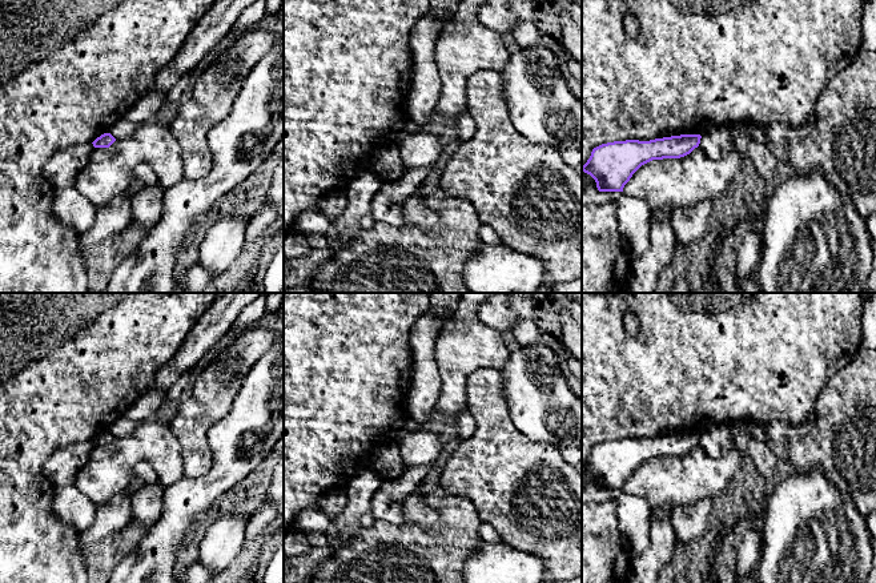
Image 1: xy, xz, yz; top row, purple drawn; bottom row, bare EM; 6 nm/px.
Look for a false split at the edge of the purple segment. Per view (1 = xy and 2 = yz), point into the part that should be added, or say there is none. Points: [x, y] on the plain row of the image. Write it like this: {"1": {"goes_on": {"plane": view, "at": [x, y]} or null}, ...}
{"1": {"goes_on": null}, "2": {"goes_on": null}}

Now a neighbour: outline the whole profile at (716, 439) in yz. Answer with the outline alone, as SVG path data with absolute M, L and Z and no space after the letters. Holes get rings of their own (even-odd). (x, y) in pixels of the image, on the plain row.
M727 423L710 425L702 433L699 443L712 458L722 458L734 449L732 434Z

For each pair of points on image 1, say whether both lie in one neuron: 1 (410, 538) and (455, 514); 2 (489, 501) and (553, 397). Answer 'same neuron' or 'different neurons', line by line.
1: same neuron
2: different neurons

